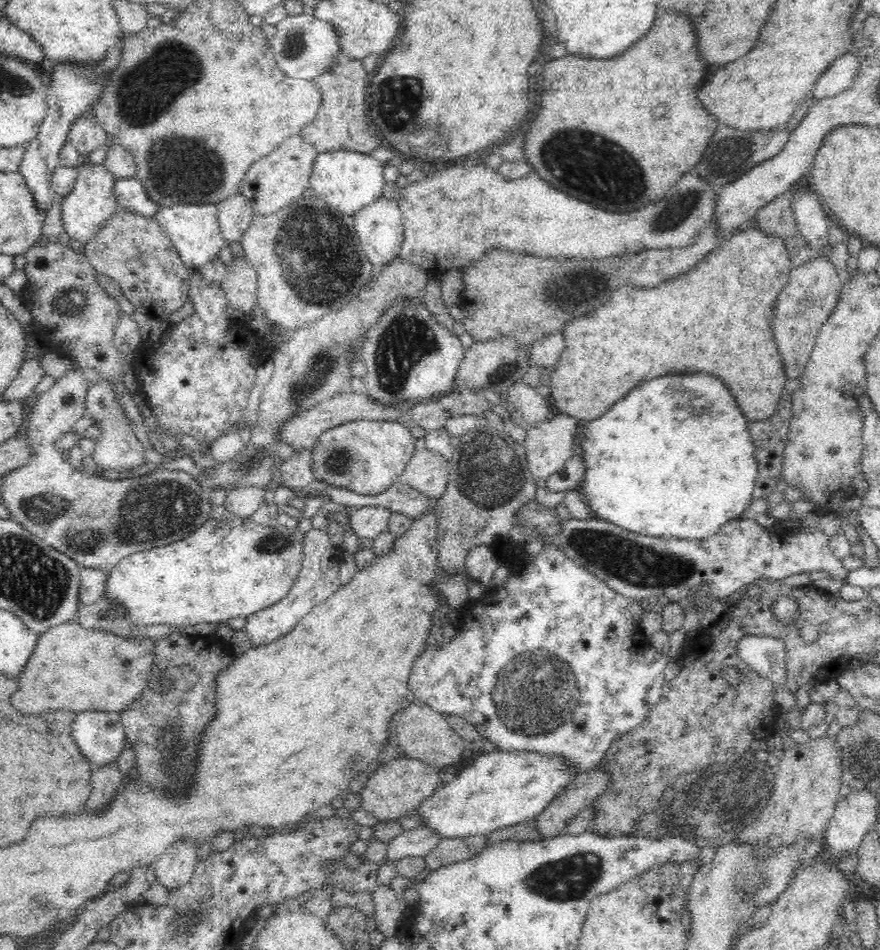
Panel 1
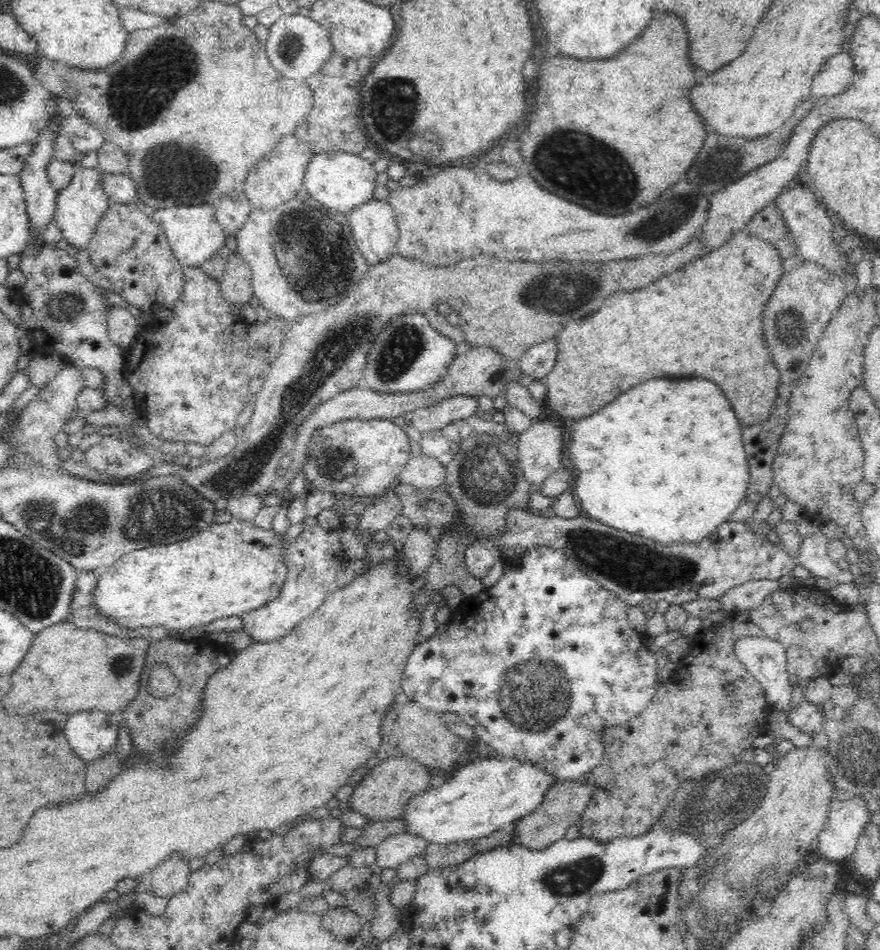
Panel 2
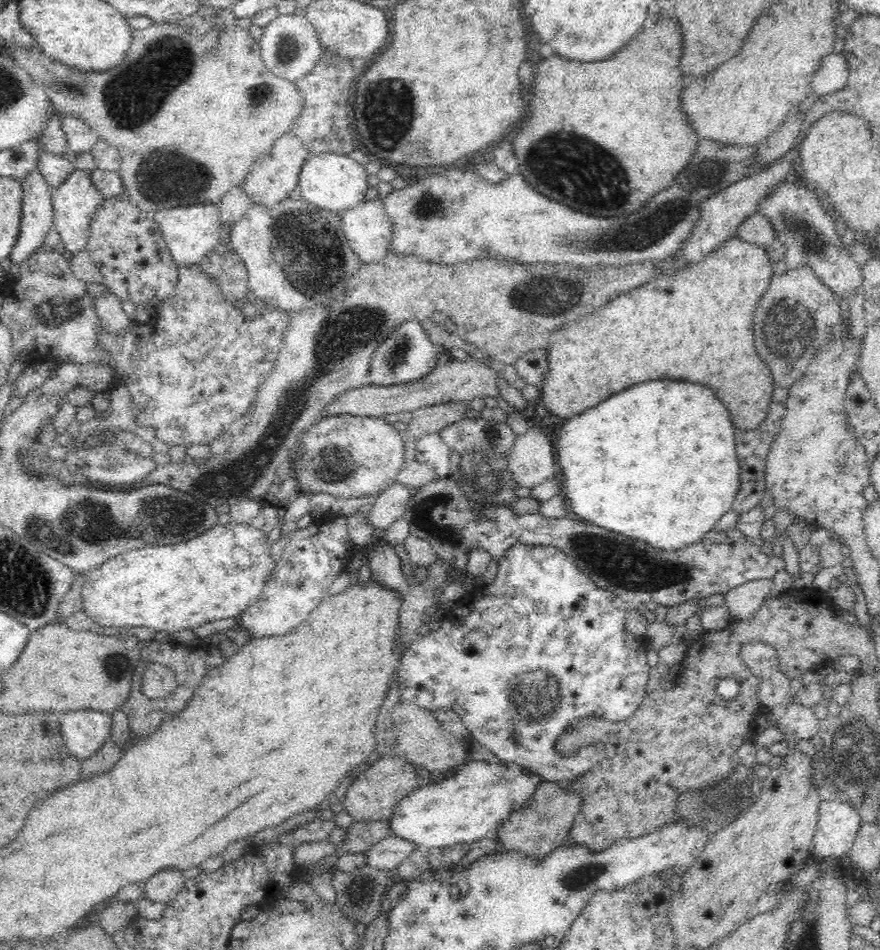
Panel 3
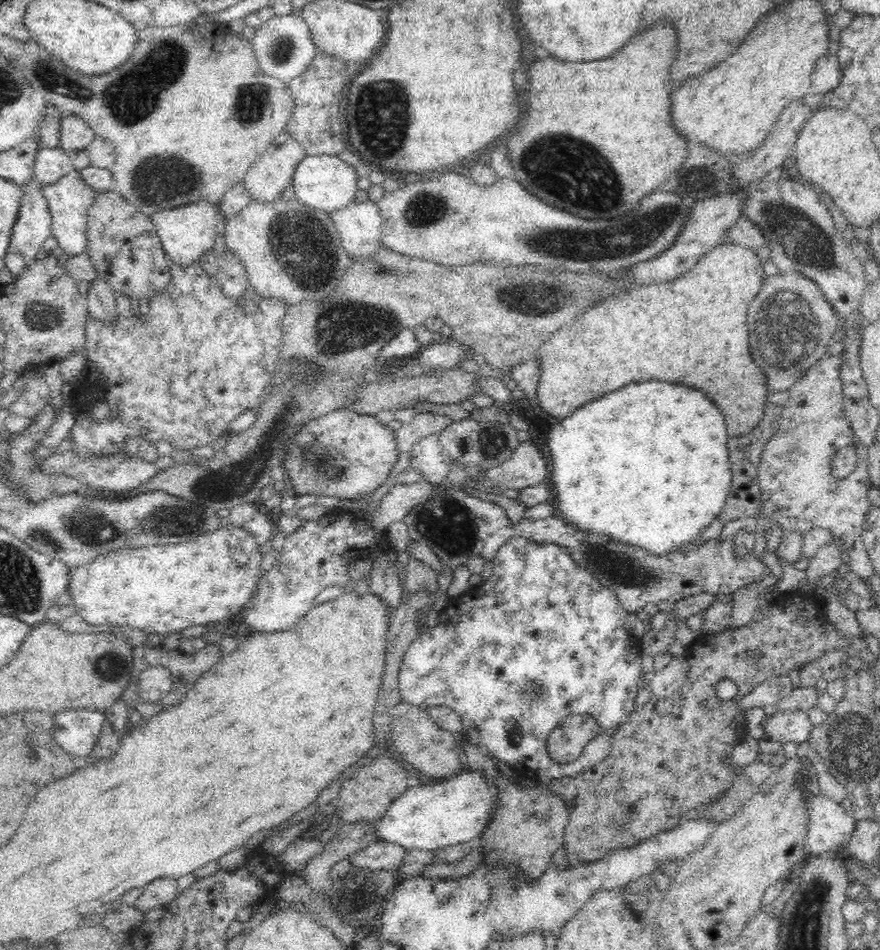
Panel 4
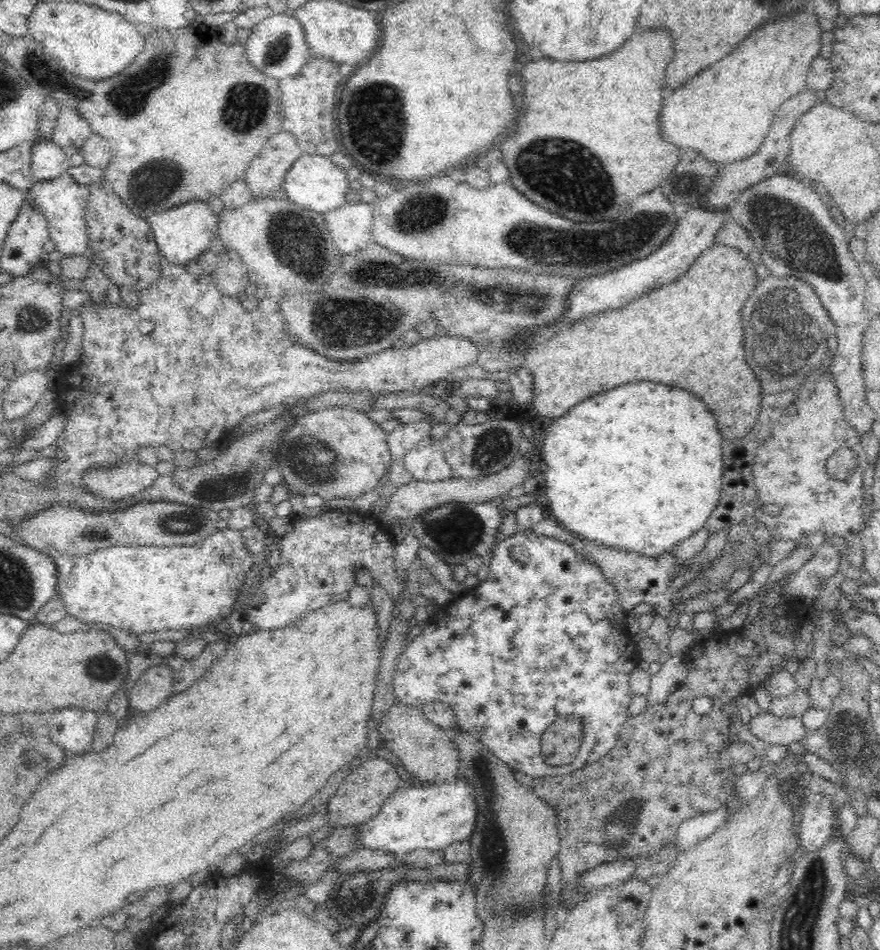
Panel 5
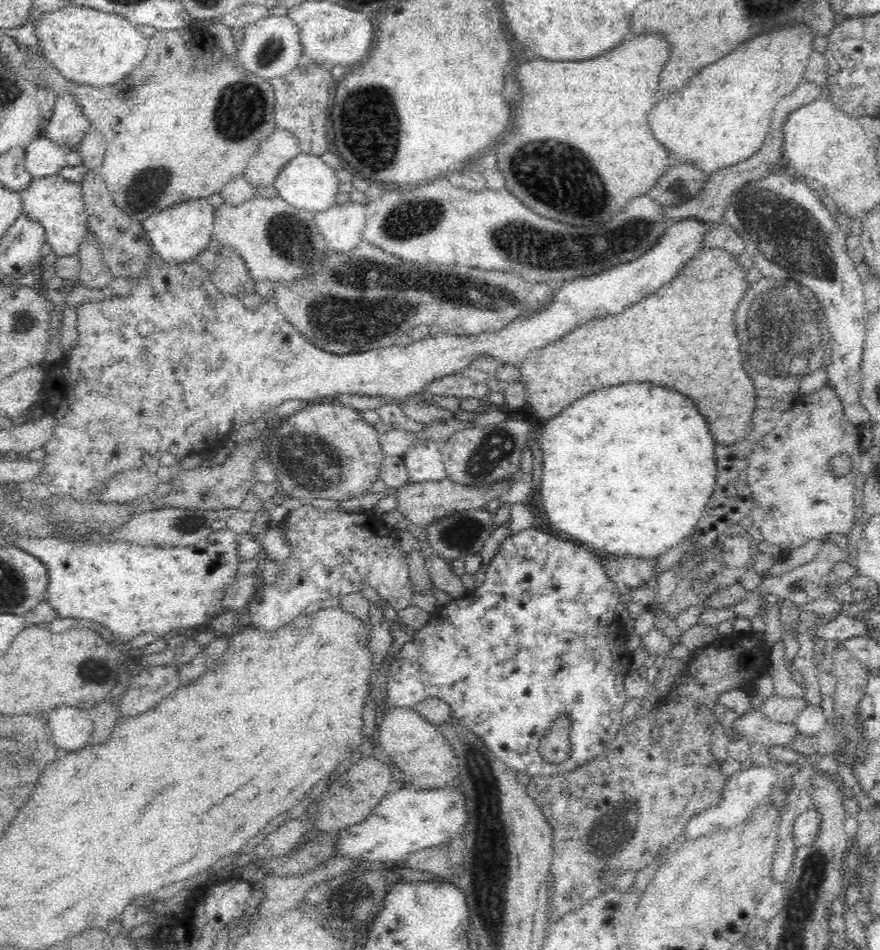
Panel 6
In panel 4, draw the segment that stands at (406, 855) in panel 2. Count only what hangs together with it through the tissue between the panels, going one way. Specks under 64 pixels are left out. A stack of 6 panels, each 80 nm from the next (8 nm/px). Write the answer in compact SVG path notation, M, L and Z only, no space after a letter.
M376 842L349 856L354 868L369 868L370 870L397 869L408 849L393 843Z

